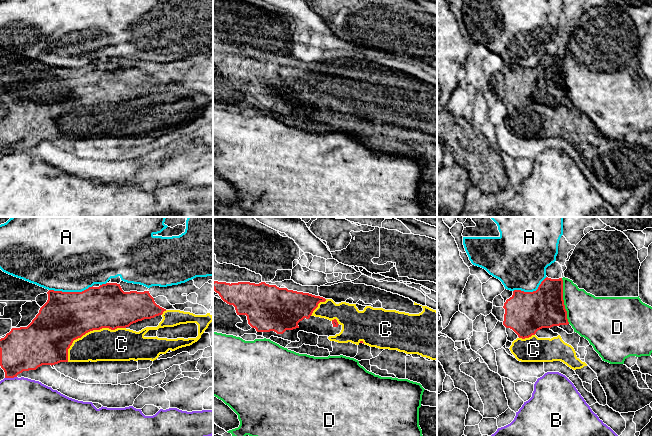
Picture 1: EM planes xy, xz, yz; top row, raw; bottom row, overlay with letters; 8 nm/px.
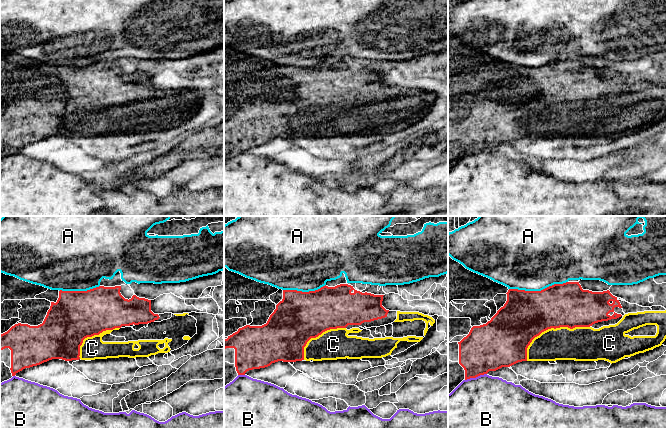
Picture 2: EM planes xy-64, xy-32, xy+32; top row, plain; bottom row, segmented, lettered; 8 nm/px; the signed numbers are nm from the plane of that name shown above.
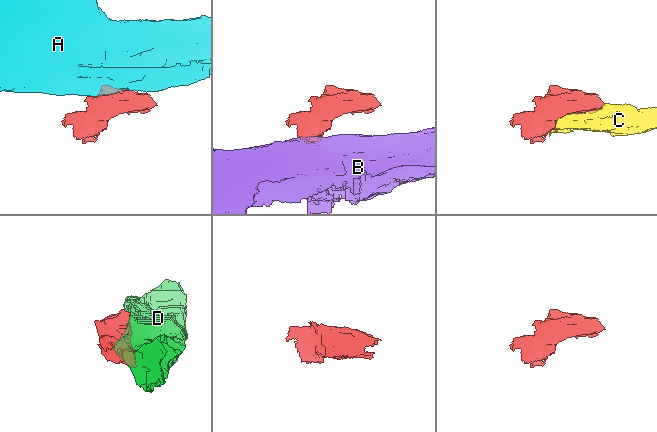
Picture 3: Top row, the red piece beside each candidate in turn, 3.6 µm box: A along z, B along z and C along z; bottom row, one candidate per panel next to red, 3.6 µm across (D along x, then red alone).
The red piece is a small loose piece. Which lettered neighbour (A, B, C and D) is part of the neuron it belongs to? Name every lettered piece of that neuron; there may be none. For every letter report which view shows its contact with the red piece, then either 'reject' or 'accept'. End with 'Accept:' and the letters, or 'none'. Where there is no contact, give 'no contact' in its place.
A: xy | reject
B: xy | reject
C: xy | accept
D: yz | reject
Accept: C

